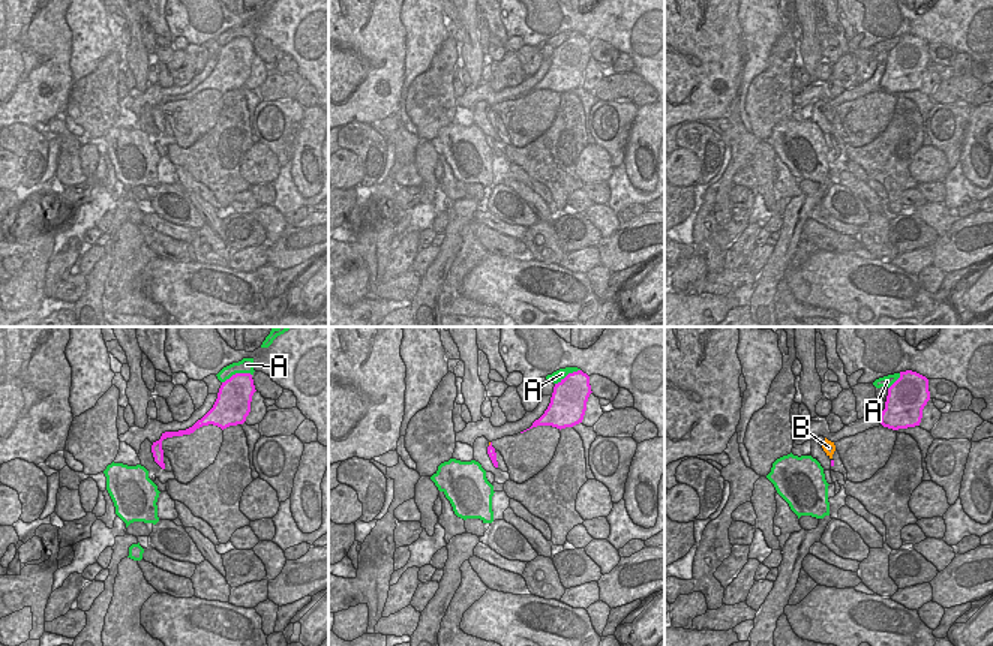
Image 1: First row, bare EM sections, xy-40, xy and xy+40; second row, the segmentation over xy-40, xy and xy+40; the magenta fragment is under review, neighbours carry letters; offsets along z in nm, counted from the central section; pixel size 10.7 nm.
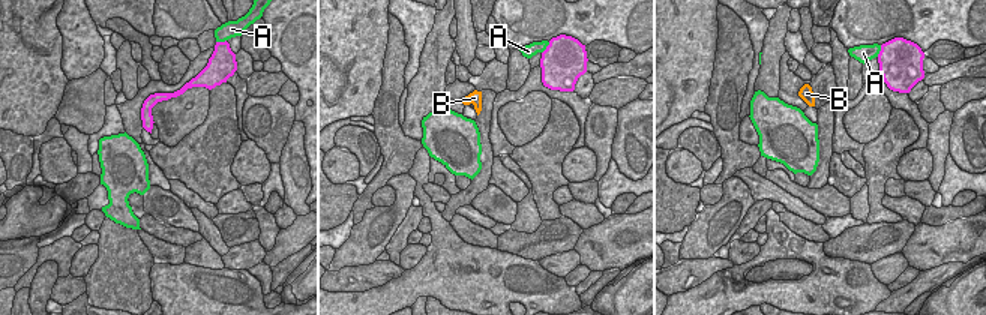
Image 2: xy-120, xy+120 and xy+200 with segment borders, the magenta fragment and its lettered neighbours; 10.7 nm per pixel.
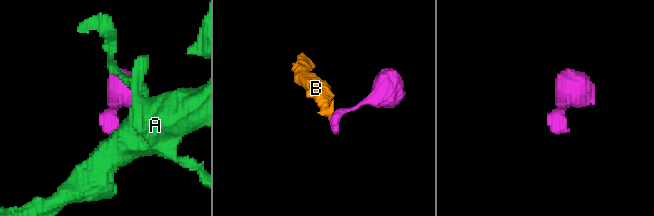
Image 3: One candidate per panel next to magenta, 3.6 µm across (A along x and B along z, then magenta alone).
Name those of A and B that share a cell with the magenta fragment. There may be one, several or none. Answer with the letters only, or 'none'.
B

